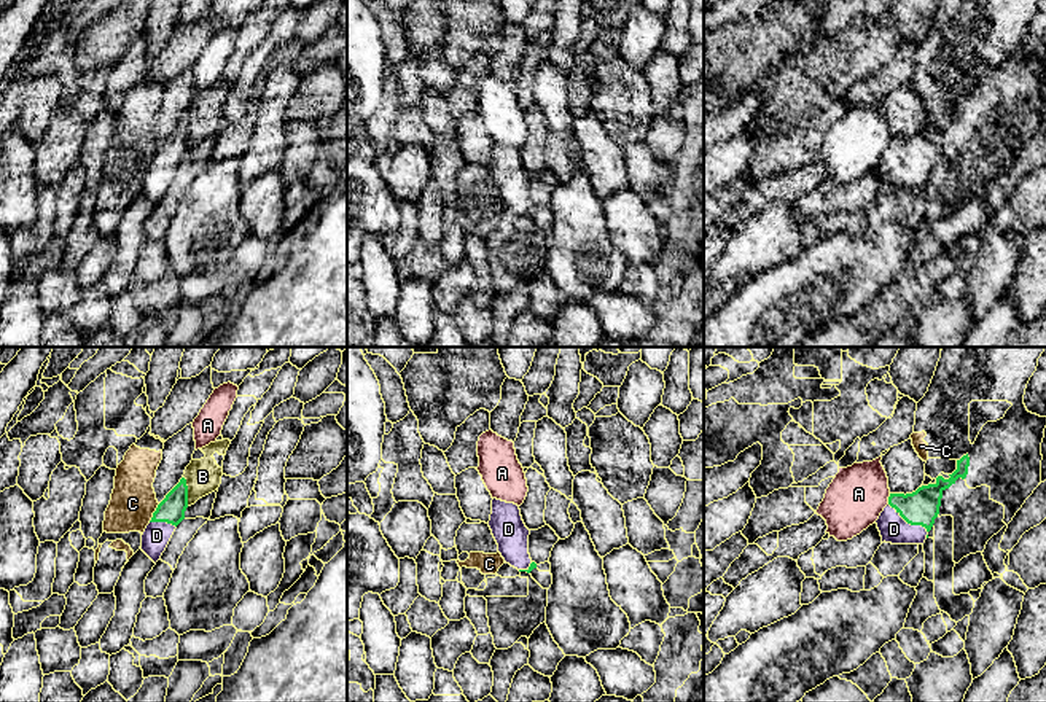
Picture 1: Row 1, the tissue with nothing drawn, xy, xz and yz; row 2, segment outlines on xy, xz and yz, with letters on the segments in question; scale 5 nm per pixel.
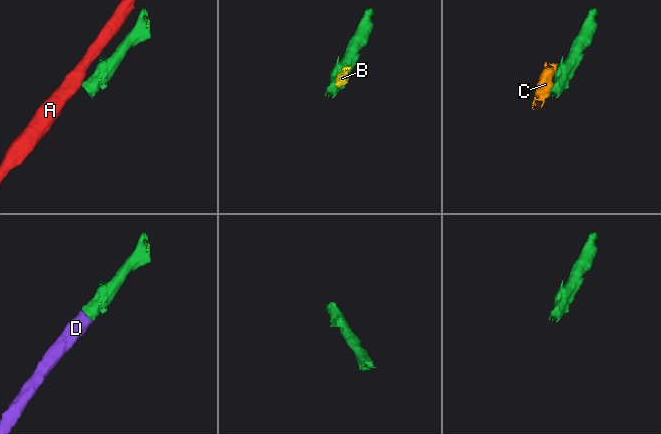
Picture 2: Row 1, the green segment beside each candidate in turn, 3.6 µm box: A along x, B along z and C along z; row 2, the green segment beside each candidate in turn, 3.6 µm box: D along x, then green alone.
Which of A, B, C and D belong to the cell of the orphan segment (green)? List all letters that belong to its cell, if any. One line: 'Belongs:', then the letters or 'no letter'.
Belongs: D

